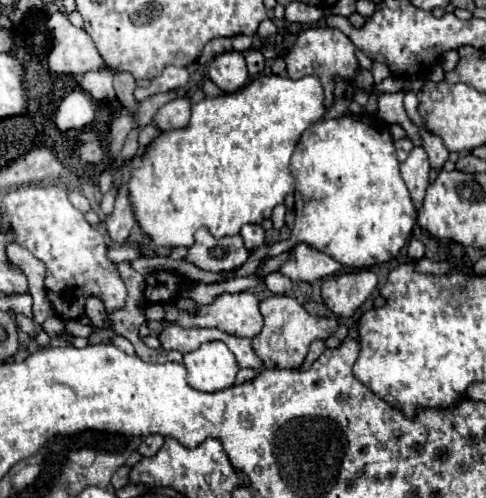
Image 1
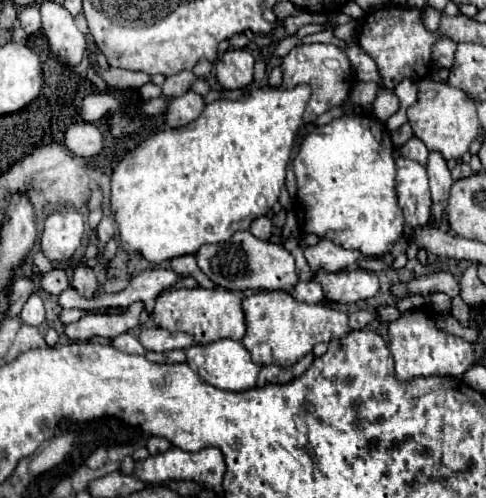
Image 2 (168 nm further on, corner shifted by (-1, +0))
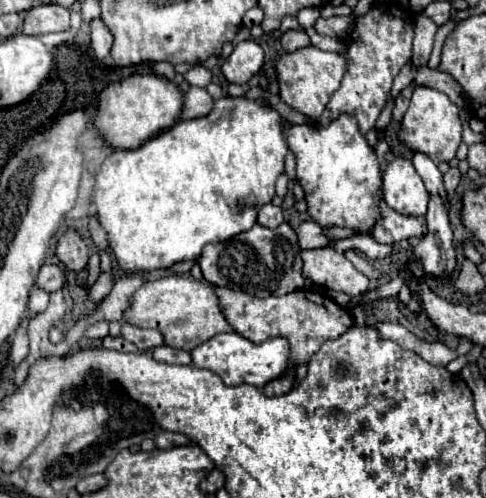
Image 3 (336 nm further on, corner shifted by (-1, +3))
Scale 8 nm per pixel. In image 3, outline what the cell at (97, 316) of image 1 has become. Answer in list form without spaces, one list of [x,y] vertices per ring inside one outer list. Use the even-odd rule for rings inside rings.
[[[65,229],[65,233],[59,237],[55,255],[67,269],[81,271],[87,265],[89,247],[87,247],[87,241],[79,235],[79,231]]]

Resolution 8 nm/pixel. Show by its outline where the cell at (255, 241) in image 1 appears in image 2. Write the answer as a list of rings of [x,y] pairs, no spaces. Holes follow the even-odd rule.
[[[261,216],[261,218],[257,218],[257,220],[251,224],[249,232],[251,232],[255,238],[259,238],[259,240],[267,240],[267,238],[271,236],[271,228],[273,228],[271,220],[265,218],[265,216]]]

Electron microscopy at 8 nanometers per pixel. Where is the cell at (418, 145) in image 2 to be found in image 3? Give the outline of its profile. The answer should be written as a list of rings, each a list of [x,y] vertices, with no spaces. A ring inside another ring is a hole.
[[[413,153],[411,161],[413,161],[415,171],[417,171],[419,177],[423,179],[425,189],[429,191],[429,195],[441,197],[445,209],[449,209],[449,199],[447,199],[447,193],[445,193],[445,187],[443,187],[443,175],[441,175],[441,171],[437,169],[437,165],[435,165],[427,155],[423,155],[423,153]]]

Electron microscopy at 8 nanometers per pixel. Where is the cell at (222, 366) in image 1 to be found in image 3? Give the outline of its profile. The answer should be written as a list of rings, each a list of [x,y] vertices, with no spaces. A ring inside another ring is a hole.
[[[221,333],[199,345],[197,349],[191,351],[193,365],[199,369],[209,369],[215,375],[221,377],[225,385],[241,385],[249,383],[255,387],[265,387],[269,381],[285,375],[291,369],[289,361],[289,341],[287,337],[269,337],[263,343],[253,343],[239,333]]]

